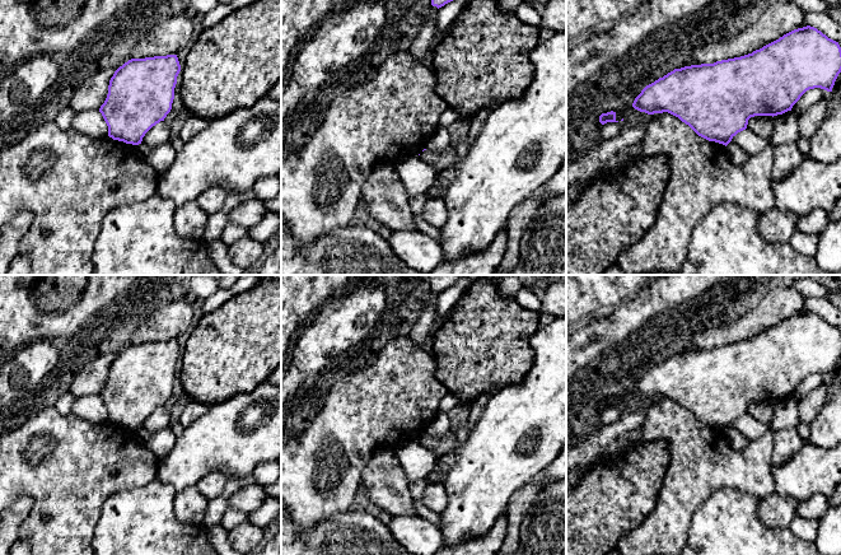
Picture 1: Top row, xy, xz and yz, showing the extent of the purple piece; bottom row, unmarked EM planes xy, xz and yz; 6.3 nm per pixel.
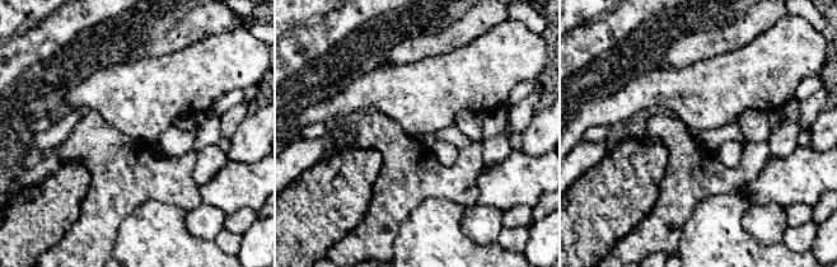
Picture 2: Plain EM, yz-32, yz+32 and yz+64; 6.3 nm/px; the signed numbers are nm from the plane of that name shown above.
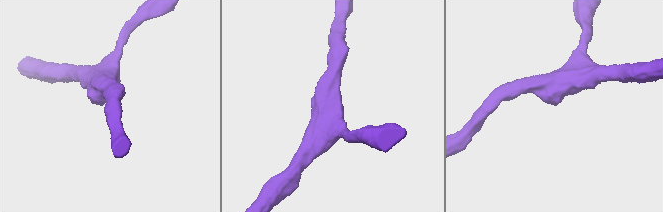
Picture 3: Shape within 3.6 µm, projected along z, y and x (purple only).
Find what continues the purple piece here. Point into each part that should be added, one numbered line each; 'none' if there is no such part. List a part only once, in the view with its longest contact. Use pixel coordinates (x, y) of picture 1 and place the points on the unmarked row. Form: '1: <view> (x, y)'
none

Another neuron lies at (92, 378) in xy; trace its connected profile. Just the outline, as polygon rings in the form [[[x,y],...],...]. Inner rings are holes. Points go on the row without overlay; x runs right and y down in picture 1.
[[[103,354],[89,362],[73,376],[69,391],[76,397],[99,395],[107,383],[109,365],[115,356],[115,354]]]

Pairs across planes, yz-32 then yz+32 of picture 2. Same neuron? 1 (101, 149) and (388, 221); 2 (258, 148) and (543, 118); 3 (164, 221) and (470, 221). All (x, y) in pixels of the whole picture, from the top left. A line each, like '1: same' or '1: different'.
1: same
2: same
3: different

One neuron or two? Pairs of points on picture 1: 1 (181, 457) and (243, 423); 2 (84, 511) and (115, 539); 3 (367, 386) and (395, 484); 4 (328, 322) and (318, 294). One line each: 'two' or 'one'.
1: one
2: two
3: two
4: two

